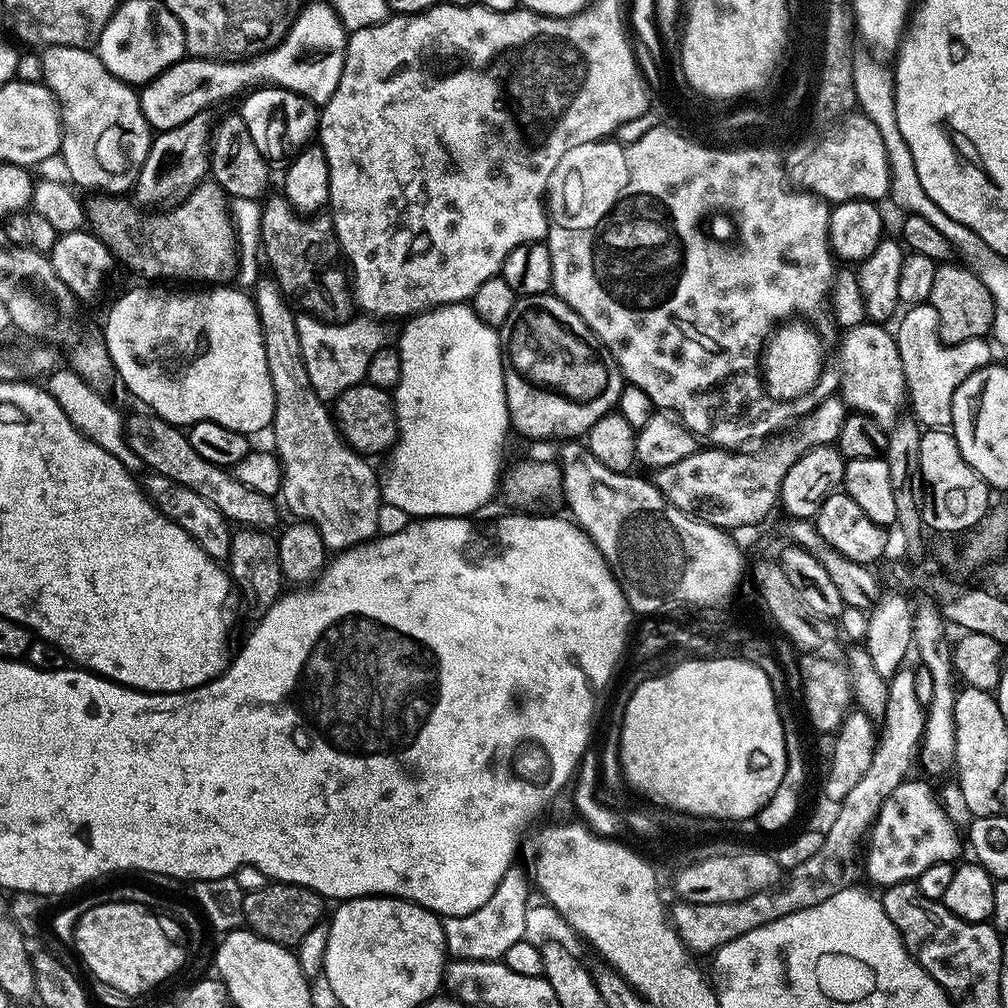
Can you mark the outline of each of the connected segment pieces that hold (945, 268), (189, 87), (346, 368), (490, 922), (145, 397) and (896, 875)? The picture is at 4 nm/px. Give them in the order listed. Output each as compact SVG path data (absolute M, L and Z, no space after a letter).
M956 262L941 263L934 270L934 287L930 289L930 298L928 303L938 310L938 335L944 344L957 344L967 340L979 340L987 337L992 330L994 322L994 298L990 290L981 282L976 273L967 266L959 266Z
M328 2L305 3L304 9L296 15L296 21L290 26L284 39L275 44L268 52L261 52L259 56L253 56L247 60L231 62L225 62L219 58L185 58L174 66L170 66L158 78L154 78L149 84L145 84L139 89L142 114L152 129L156 132L165 132L174 126L182 126L182 122L194 118L194 114L211 109L213 107L211 104L218 100L226 100L235 92L243 93L258 85L288 88L300 96L305 96L313 104L322 106L332 97L334 90L338 90L348 37L349 33L344 24Z
M307 312L299 313L295 320L298 340L301 344L316 344L316 340L324 340L324 332L336 332L336 340L328 340L328 344L336 344L336 388L320 388L313 384L320 400L334 400L346 389L361 383L368 375L370 360L378 350L391 347L399 339L399 325L392 320L381 320L370 314L358 314L344 324L329 324L317 319Z
M513 866L502 874L502 882L474 910L465 916L443 917L444 946L449 957L457 960L495 960L503 961L506 950L512 944L524 939L526 930L526 914L530 907L528 900L528 884L530 888L530 876L523 872L519 866Z
M164 286L144 287L148 288L132 288L122 293L113 302L108 317L102 320L110 358L114 358L125 389L148 407L145 409L177 426L209 420L245 434L263 428L265 431L274 418L274 386L270 382L255 299L236 286L208 286L203 289L205 292L192 292L189 296L167 292Z
M907 778L882 802L882 810L870 829L866 840L866 876L879 886L915 881L930 866L959 861L960 840L962 844L961 829L956 829L935 790L924 780Z

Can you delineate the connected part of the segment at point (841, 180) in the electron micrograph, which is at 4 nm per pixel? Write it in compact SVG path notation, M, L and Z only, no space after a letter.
M862 114L855 115L841 116L831 126L825 127L828 129L825 130L824 136L798 145L789 156L783 157L784 171L797 189L811 192L813 196L819 196L825 202L846 200L880 202L880 199L885 199L888 190L888 159L886 158L886 146L882 146L882 134L878 134L878 126L874 126L870 118Z

